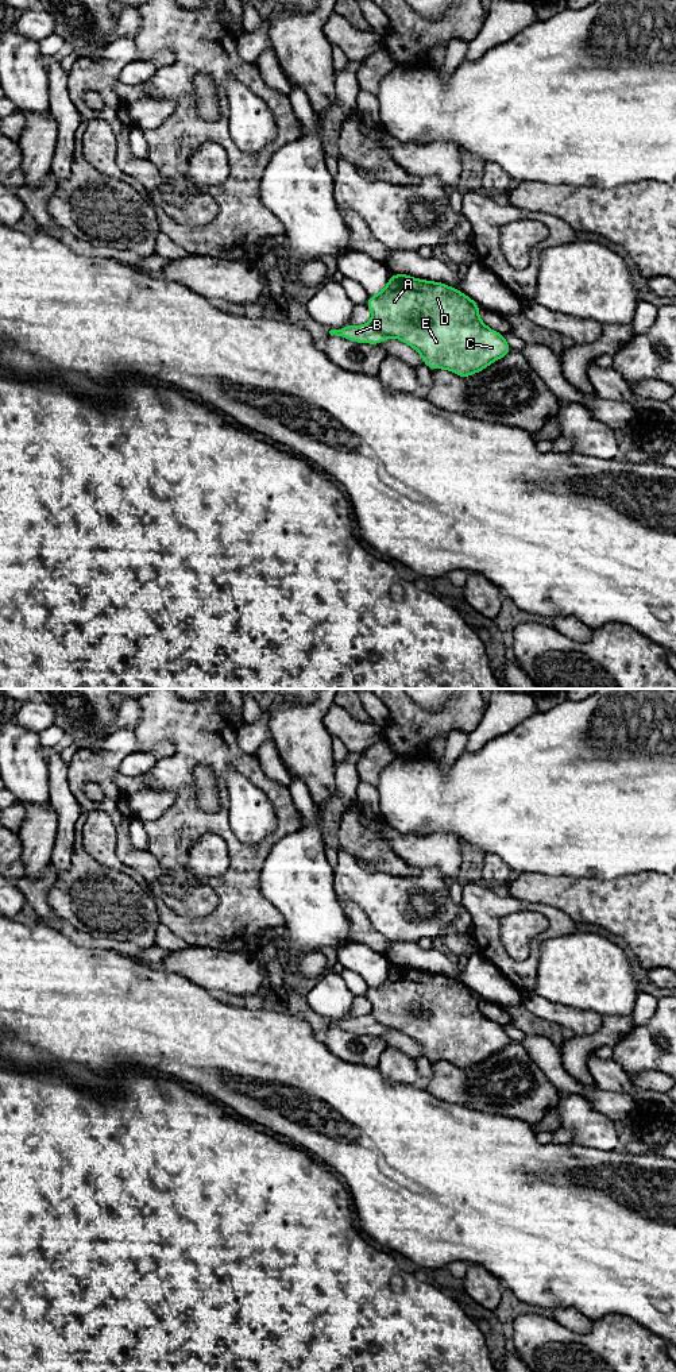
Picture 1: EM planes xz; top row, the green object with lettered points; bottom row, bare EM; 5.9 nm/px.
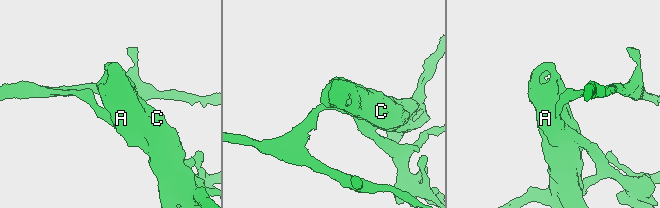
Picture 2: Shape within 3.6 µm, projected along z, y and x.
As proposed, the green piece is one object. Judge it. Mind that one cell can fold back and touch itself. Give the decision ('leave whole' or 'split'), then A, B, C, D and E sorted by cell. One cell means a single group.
split; A C D E / B

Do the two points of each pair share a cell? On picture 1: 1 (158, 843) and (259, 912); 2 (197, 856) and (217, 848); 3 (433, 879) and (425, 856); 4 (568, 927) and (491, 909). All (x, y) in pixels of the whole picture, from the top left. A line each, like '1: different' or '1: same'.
1: same
2: same
3: different
4: same

